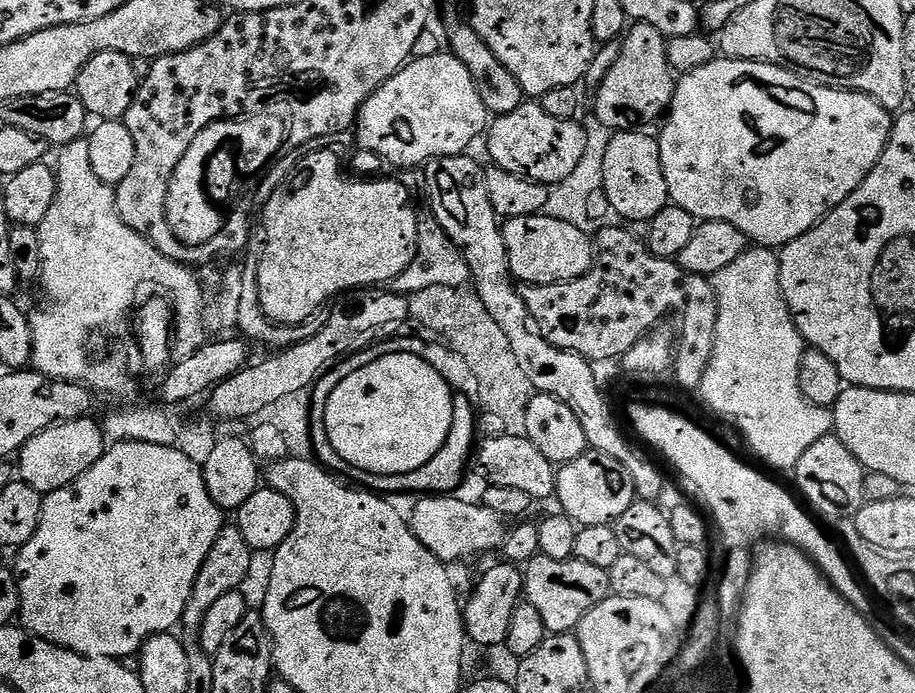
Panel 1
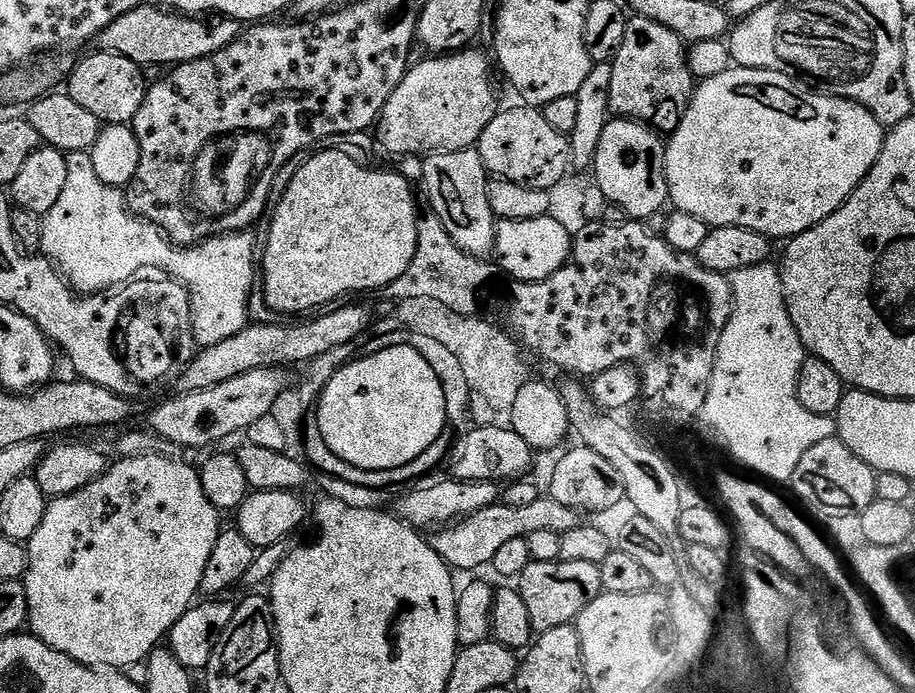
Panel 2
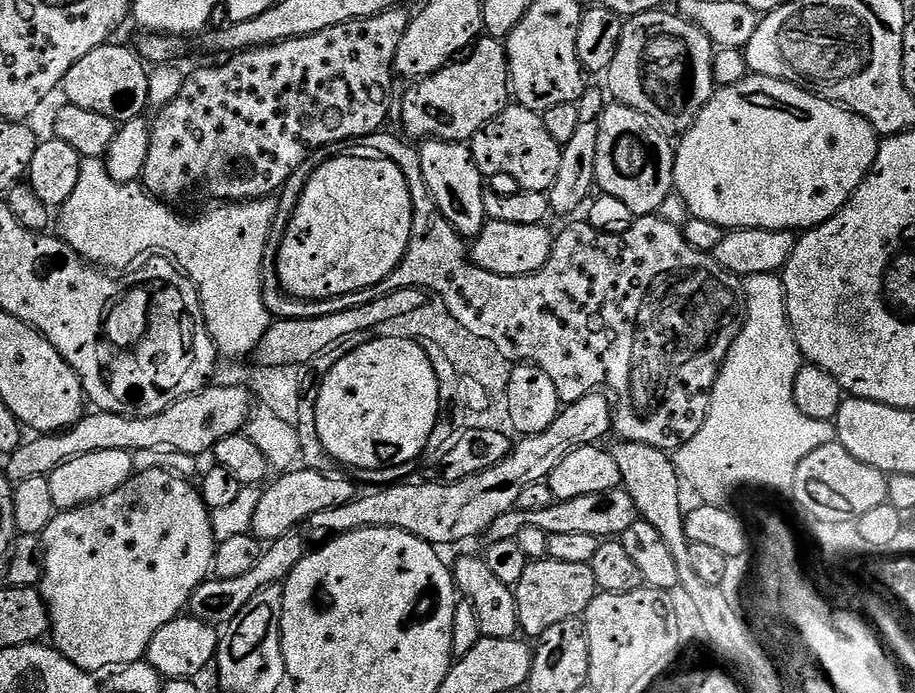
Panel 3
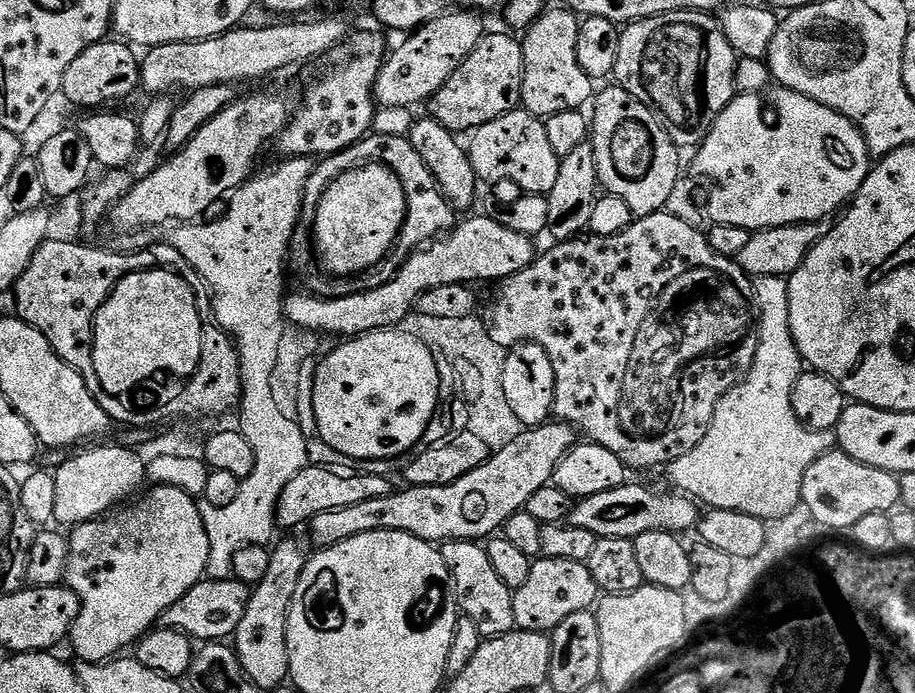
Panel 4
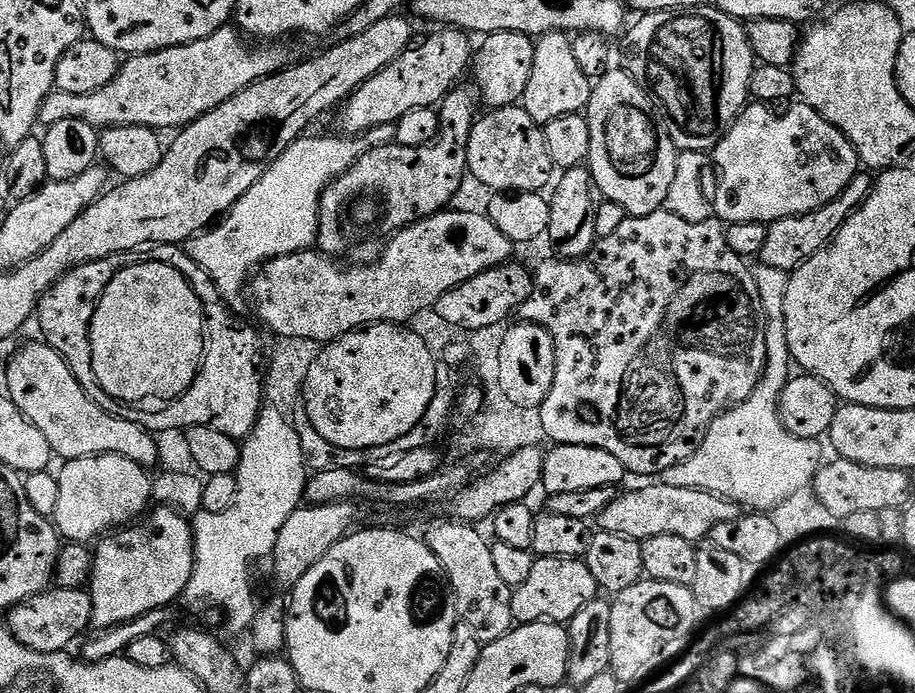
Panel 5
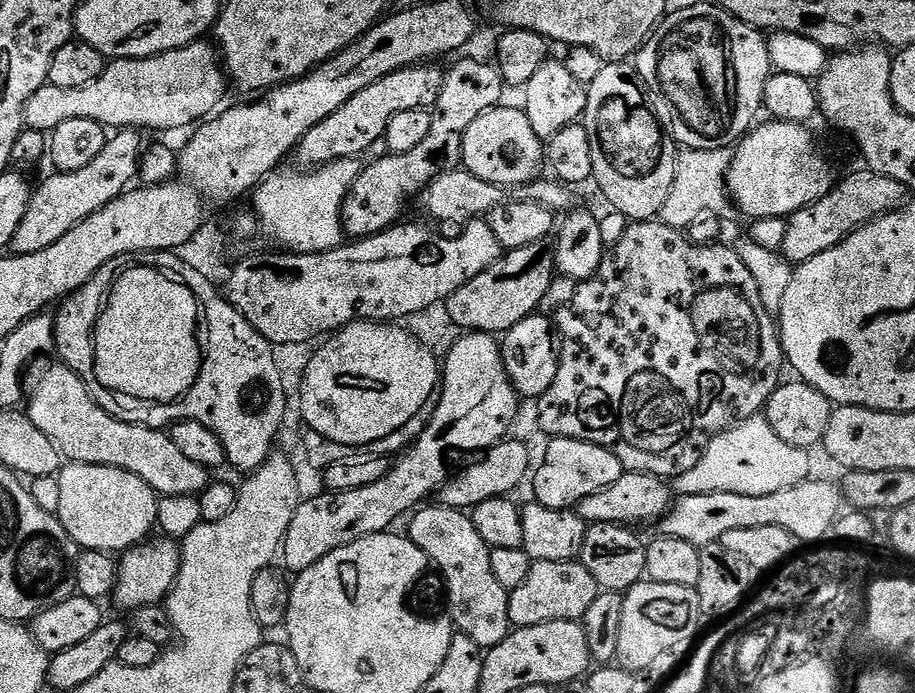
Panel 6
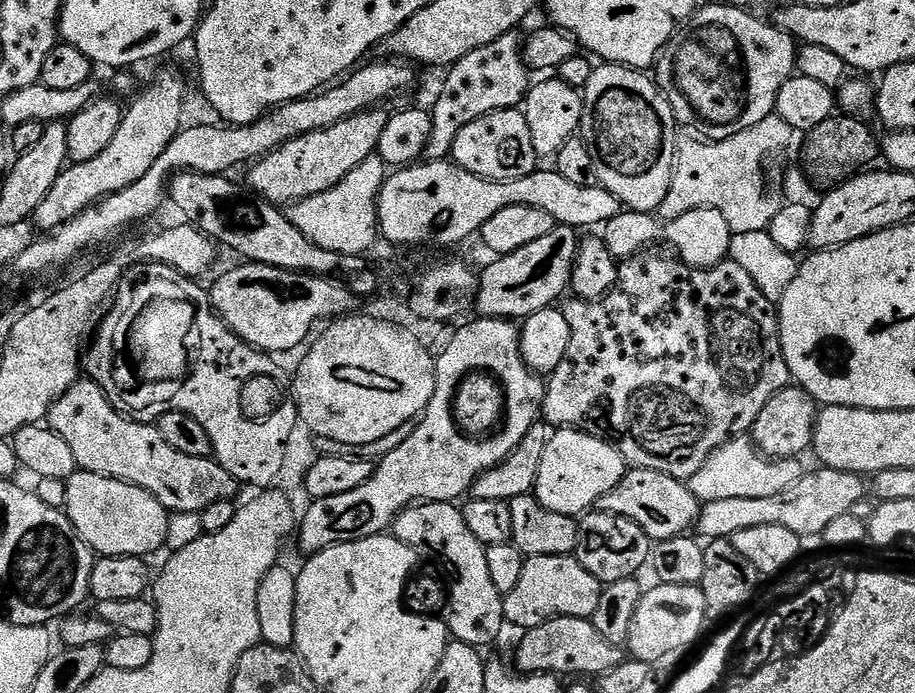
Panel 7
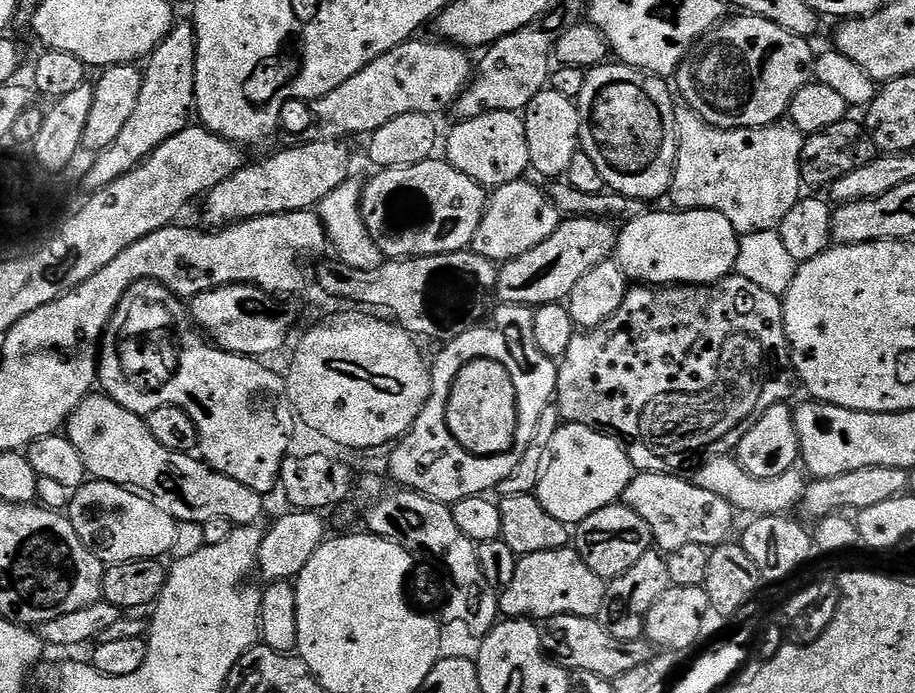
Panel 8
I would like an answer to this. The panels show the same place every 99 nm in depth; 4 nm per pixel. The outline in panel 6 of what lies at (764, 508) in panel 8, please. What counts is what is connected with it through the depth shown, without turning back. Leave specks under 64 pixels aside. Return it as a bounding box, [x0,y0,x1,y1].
[674,415,809,497]

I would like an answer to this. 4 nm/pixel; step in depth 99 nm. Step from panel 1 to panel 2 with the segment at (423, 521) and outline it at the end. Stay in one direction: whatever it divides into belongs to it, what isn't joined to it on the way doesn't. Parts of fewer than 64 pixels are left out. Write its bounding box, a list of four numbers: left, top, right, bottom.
[430,494,582,572]

